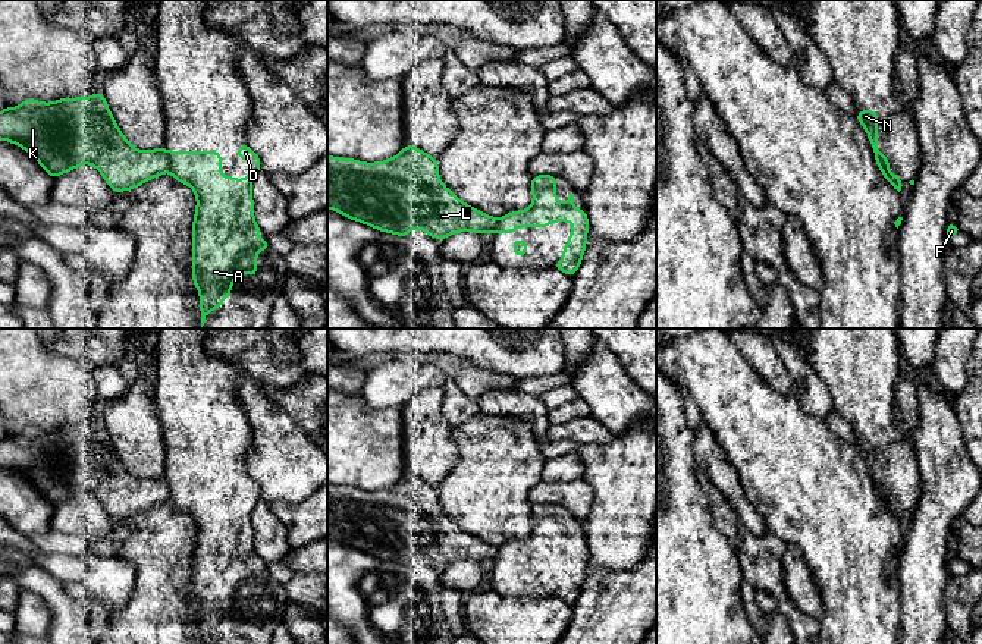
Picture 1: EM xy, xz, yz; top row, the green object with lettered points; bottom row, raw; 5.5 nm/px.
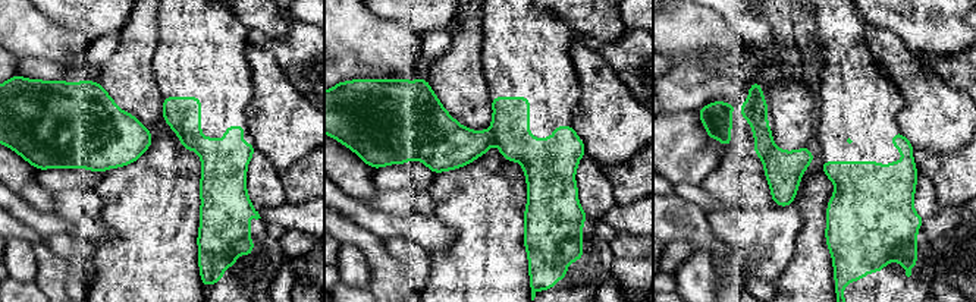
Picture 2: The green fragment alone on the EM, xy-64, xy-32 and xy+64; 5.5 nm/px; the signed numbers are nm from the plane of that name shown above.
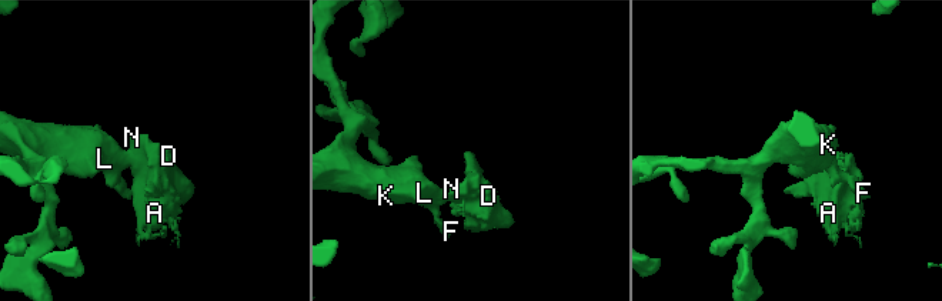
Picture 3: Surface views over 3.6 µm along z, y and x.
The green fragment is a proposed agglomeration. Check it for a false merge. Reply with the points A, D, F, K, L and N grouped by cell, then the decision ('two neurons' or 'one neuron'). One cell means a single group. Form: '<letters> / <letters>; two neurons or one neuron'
A D N / F K L; two neurons

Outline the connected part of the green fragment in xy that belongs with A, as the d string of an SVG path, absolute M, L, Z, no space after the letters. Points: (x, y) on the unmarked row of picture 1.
M248 472L239 474L233 484L251 493L251 502L242 509L236 509L232 503L222 506L220 480L167 480L173 508L189 513L197 525L191 579L192 612L198 616L201 644L208 644L211 638L222 635L225 626L232 626L229 616L236 610L241 599L255 607L257 581L270 577L269 568L257 566L261 557L254 549L251 513L261 499L260 486Z

